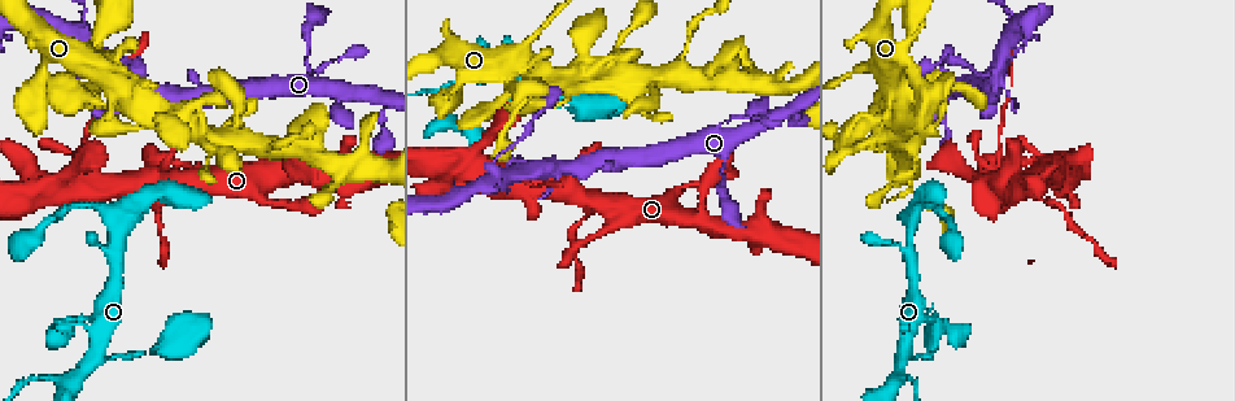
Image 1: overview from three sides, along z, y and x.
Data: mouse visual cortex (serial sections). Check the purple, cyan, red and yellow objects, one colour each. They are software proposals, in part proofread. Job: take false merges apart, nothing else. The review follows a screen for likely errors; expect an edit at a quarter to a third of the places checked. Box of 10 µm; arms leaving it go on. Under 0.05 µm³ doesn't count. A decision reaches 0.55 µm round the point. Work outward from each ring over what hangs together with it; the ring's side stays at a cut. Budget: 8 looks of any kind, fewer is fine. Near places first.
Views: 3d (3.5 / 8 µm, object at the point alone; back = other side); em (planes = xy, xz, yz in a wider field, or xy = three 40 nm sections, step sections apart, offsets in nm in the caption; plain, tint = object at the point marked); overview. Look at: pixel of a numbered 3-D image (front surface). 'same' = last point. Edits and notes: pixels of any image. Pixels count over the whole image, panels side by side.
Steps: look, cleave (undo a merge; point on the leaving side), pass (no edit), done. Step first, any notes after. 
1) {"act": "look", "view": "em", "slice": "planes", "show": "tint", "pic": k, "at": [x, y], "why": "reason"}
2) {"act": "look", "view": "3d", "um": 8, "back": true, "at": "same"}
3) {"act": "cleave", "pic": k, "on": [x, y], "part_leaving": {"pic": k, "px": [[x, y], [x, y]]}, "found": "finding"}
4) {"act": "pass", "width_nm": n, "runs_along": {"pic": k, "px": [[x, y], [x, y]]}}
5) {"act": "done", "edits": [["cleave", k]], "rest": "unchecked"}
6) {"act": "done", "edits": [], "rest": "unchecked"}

{"act": "look", "view": "3d", "um": 8, "back": true, "pic": 1, "at": [504, 177], "why": "abrupt turn"}

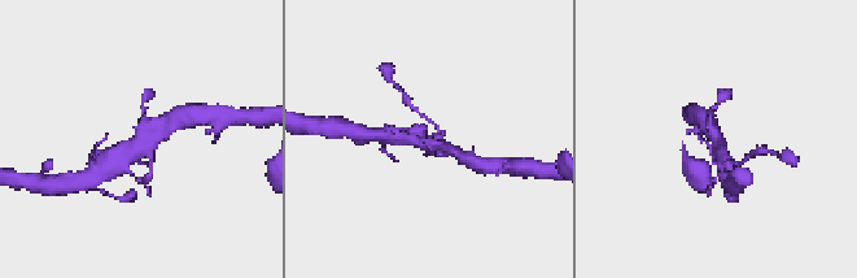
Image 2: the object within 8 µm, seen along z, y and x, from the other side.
{"act": "look", "view": "3d", "um": 3.5, "at": "same"}

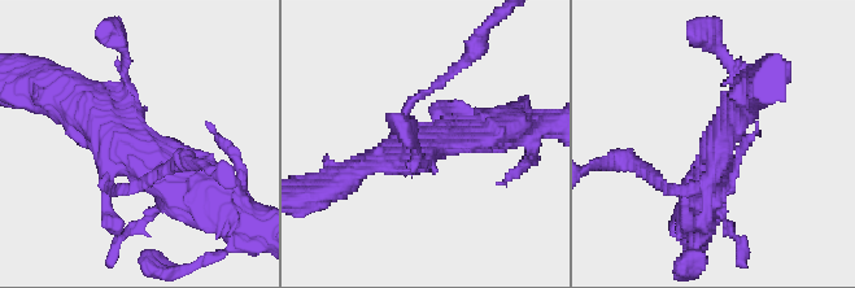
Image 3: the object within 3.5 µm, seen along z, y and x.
{"act": "look", "view": "em", "slice": "xy", "step": 5, "show": "tint", "pic": 3, "at": [716, 158]}

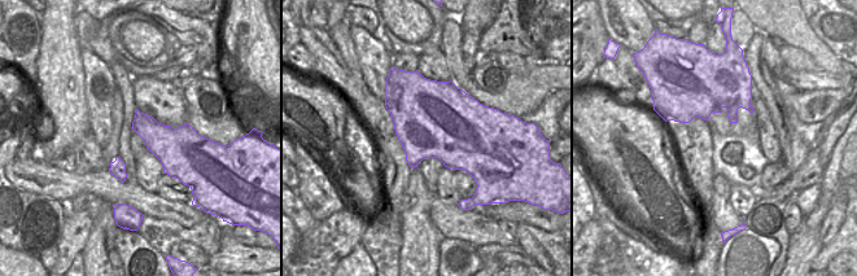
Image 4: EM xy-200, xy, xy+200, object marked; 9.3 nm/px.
{"act": "pass", "runs_along": {"pic": 3, "px": [[204, 193], [68, 103]]}, "found": "one cell here"}

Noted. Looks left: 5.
{"act": "look", "view": "3d", "um": 3.5, "pic": 1, "at": [96, 354]}

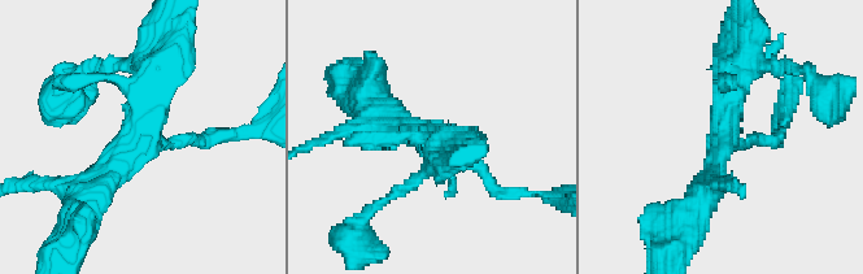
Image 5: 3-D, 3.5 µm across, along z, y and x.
{"act": "look", "view": "em", "slice": "xy", "step": 2, "show": "tint", "pic": 5, "at": [144, 136], "why": "shape alone is not enough"}

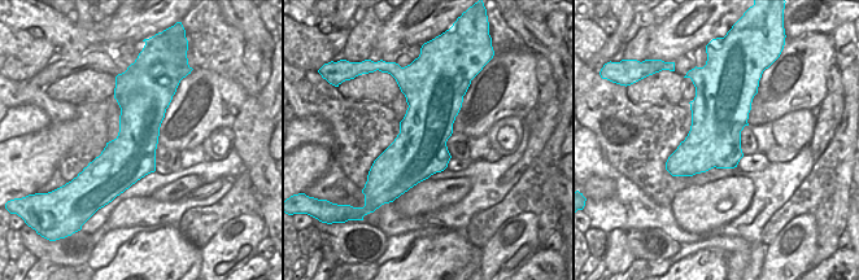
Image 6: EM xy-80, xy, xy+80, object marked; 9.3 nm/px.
{"act": "pass", "width_nm": 500, "runs_along": {"pic": 5, "px": [[732, 49], [724, 134], [777, 138]]}, "found": "one cell here"}

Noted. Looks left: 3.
{"act": "look", "view": "3d", "um": 3.5, "pic": 1, "at": [173, 345], "why": "a fork"}

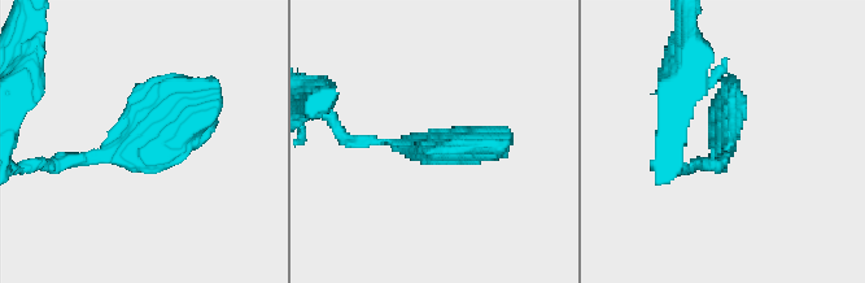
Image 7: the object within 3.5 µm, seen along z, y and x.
{"act": "look", "view": "em", "slice": "xy", "step": 2, "show": "tint", "pic": 7, "at": [139, 141]}

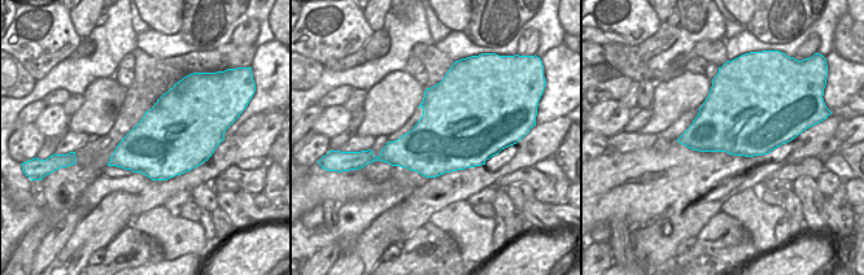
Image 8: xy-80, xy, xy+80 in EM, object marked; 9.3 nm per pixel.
{"act": "pass", "runs_along": {"pic": 7, "px": [[56, 166], [175, 130], [212, 91]]}, "found": "one cell here"}

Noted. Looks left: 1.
{"act": "done", "edits": [], "rest": "unchecked"}

